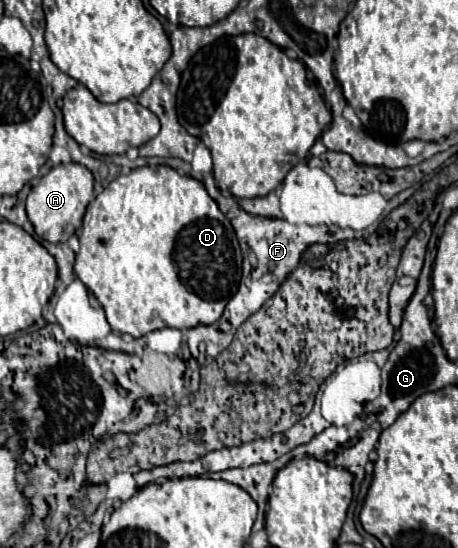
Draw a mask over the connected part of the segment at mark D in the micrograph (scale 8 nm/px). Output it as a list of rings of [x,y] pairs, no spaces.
[[[138,167],[132,169],[128,175],[118,175],[86,209],[86,215],[82,219],[82,227],[78,231],[80,239],[80,251],[76,253],[76,265],[74,273],[76,277],[88,287],[88,291],[94,293],[94,297],[100,301],[102,309],[106,311],[106,319],[116,333],[128,333],[132,337],[142,337],[150,331],[174,327],[174,329],[192,329],[198,325],[212,325],[222,317],[222,311],[226,303],[236,295],[240,279],[242,279],[242,251],[236,239],[236,233],[232,229],[232,223],[226,219],[226,215],[218,209],[218,203],[206,193],[204,185],[188,175],[180,175],[170,167]]]

